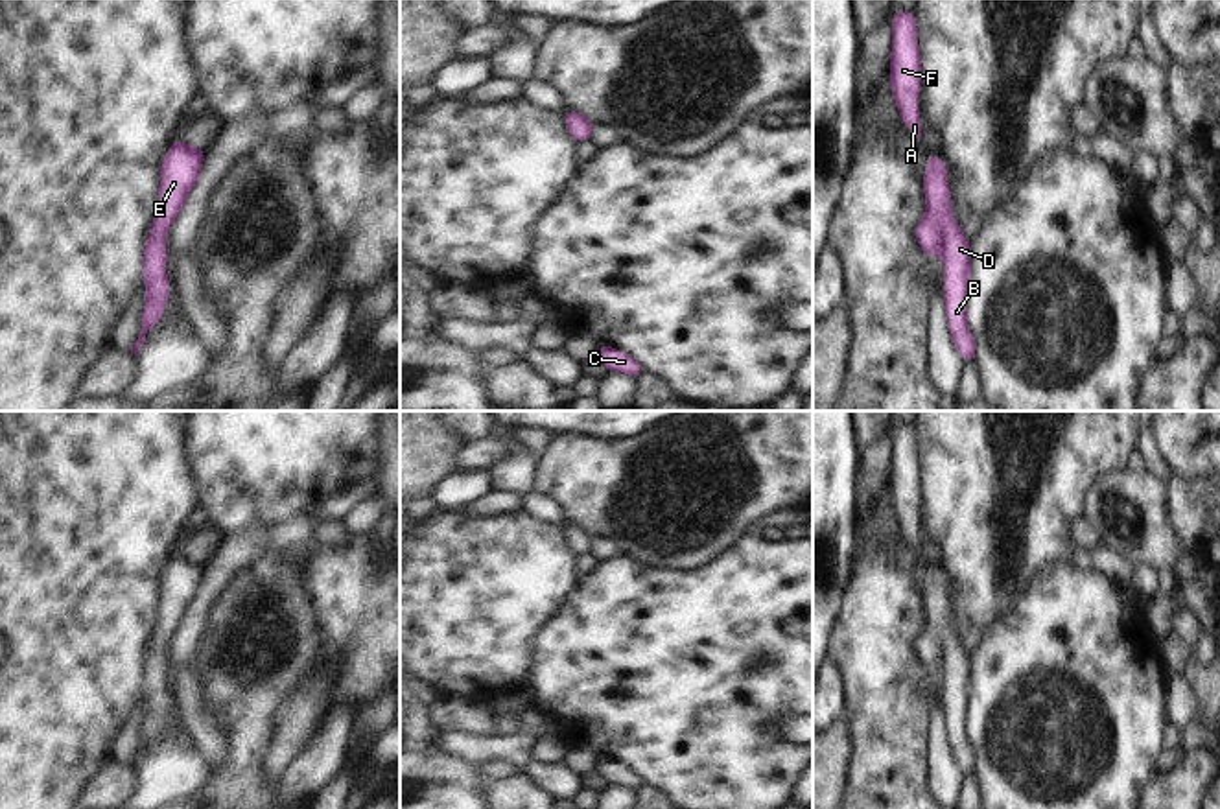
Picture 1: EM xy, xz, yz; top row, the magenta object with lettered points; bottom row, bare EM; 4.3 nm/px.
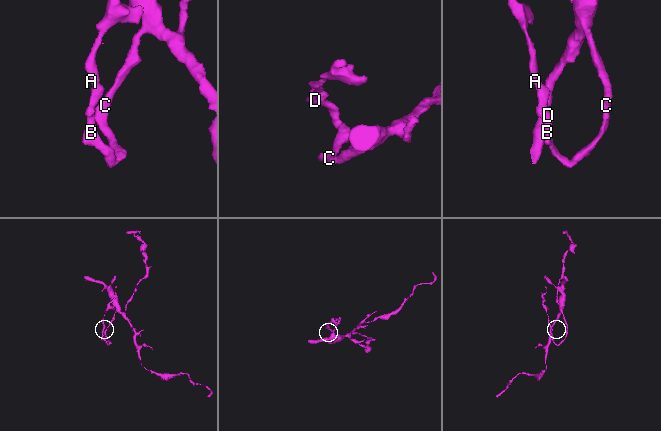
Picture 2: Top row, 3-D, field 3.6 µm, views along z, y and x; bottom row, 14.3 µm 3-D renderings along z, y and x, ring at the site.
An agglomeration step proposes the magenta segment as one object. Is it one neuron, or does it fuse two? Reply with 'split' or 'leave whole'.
leave whole

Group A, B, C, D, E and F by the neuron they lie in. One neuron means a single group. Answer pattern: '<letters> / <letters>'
A B C D E F

